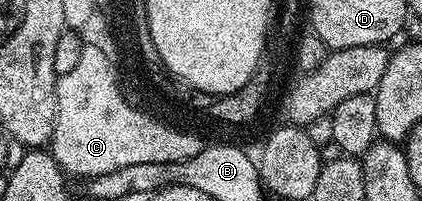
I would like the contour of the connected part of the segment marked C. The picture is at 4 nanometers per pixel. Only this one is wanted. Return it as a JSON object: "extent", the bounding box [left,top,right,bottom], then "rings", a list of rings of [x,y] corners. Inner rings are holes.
{"extent":[50,42,208,180],"rings":[[[86,42],[78,63],[69,73],[57,77],[55,86],[56,122],[52,131],[50,151],[67,175],[84,176],[89,180],[98,175],[120,171],[126,166],[144,163],[174,163],[186,161],[200,154],[208,145],[202,137],[186,132],[184,128],[168,127],[165,122],[152,118],[129,103],[121,90],[117,65],[96,44]]]}

